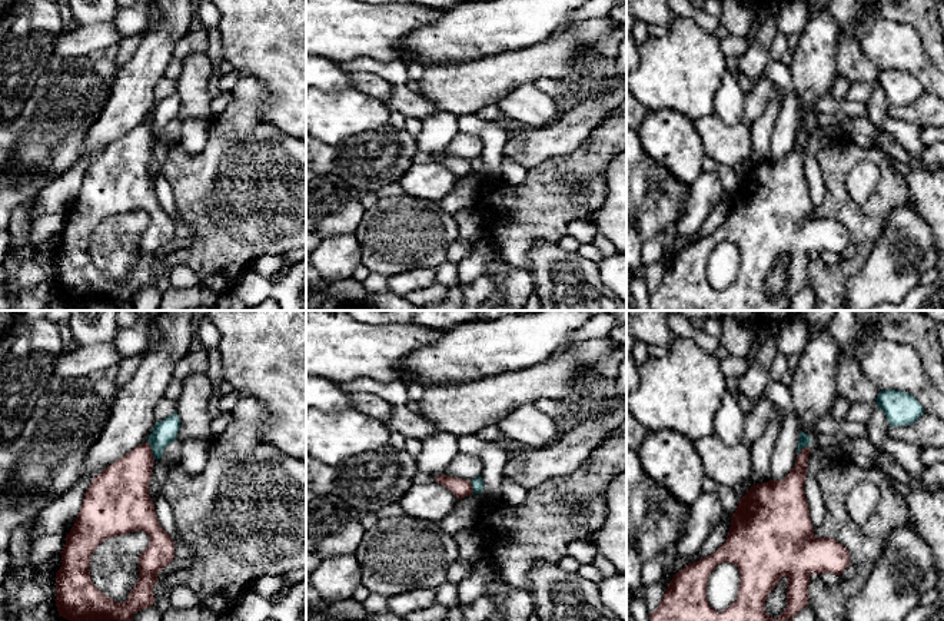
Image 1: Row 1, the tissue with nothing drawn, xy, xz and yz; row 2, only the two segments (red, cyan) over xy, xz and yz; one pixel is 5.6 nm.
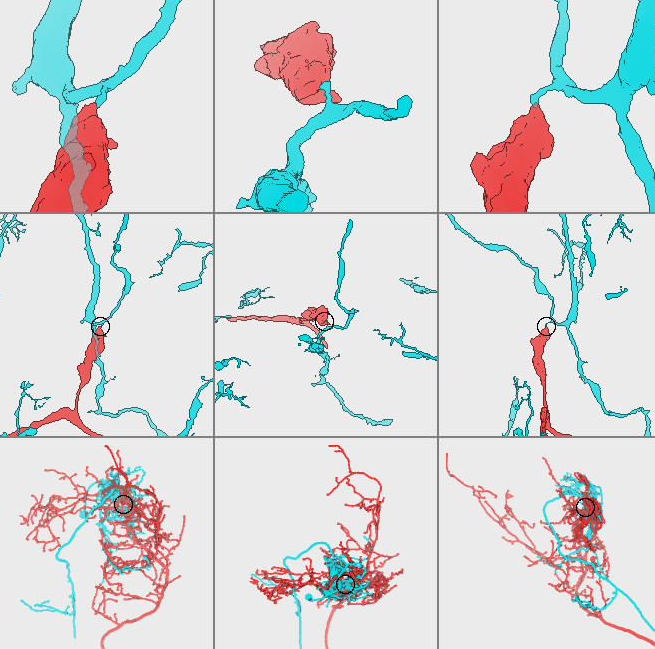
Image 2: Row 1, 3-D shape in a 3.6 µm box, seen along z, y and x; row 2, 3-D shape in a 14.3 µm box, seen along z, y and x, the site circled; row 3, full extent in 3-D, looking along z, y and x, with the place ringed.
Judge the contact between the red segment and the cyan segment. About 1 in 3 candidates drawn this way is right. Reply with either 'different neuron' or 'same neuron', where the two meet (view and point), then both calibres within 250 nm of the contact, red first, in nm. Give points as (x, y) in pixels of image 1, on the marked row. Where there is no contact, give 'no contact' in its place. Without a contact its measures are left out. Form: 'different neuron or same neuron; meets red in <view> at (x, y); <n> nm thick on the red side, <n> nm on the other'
different neuron; meets red in xy at (150, 451); 280 nm thick on the red side, 140 nm on the other

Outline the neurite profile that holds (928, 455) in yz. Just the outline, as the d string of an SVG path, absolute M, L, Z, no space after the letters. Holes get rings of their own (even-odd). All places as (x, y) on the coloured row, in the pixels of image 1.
M921 448L920 456L925 466L944 462L944 448Z

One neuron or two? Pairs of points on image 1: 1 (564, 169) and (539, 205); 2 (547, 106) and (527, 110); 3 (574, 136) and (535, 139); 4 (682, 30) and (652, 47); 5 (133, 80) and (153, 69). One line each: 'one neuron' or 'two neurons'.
1: one neuron
2: one neuron
3: one neuron
4: one neuron
5: one neuron

